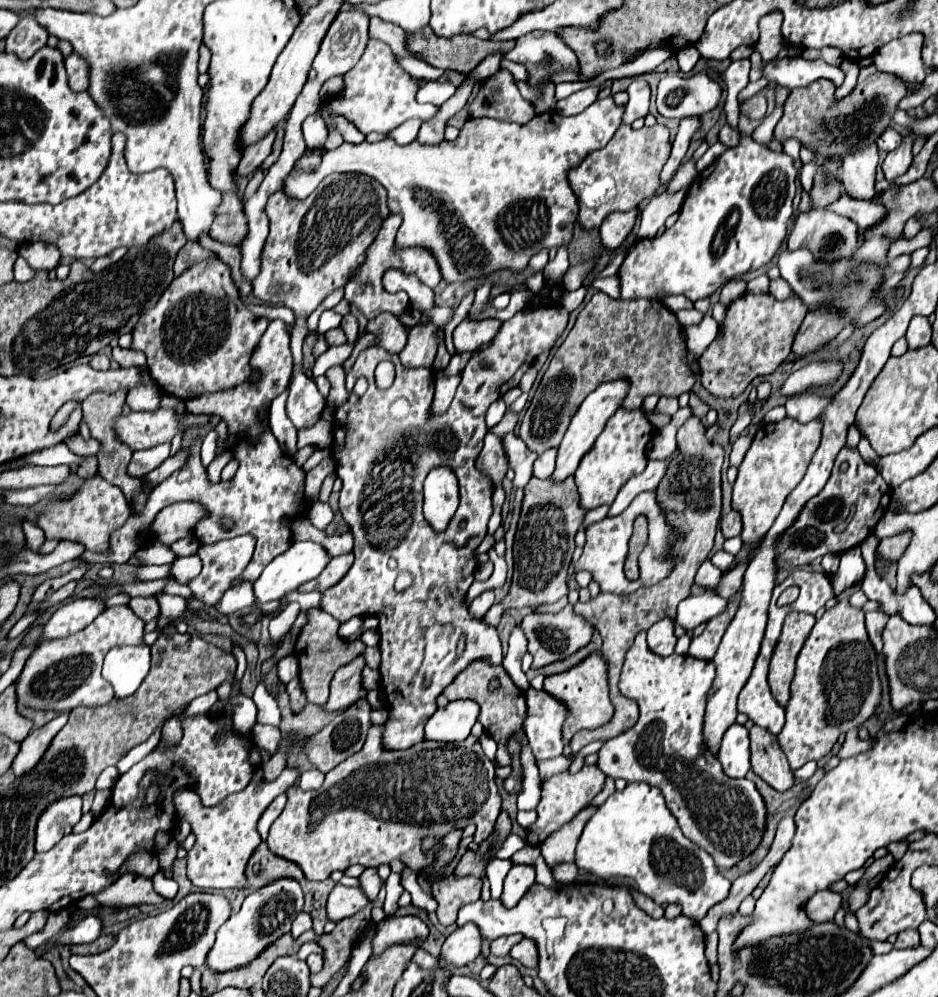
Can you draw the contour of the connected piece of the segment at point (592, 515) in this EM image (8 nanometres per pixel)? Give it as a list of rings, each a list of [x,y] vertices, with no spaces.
[[[599,505],[599,507],[591,509],[591,511],[585,515],[583,529],[585,530],[589,525],[601,521],[601,519],[605,519],[605,517],[607,517],[607,511],[609,511],[609,505]]]

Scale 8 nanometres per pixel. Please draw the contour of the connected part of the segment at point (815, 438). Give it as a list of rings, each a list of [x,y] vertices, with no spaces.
[[[785,417],[777,423],[763,425],[739,467],[739,483],[733,485],[733,509],[741,513],[743,517],[743,543],[757,543],[775,523],[783,503],[785,495],[797,487],[797,483],[805,475],[805,467],[809,467],[809,459],[813,457],[813,451],[817,451],[817,443],[821,443],[821,419],[813,419],[809,423],[799,423],[797,419]]]

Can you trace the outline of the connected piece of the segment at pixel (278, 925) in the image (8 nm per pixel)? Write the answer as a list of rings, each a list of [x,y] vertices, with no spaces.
[[[277,877],[269,883],[265,883],[263,887],[253,889],[245,897],[239,913],[231,915],[227,919],[227,923],[217,931],[217,941],[207,957],[209,969],[227,971],[227,969],[249,963],[267,945],[271,945],[283,933],[291,931],[291,923],[301,909],[303,909],[303,891],[301,891],[299,881],[293,877]]]

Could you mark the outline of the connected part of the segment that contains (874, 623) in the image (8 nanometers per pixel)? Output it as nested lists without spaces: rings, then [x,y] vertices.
[[[873,611],[873,613],[867,613],[867,633],[869,633],[869,639],[875,647],[877,653],[881,653],[881,647],[883,647],[883,641],[881,641],[881,631],[887,623],[889,615],[883,613],[883,611]]]

